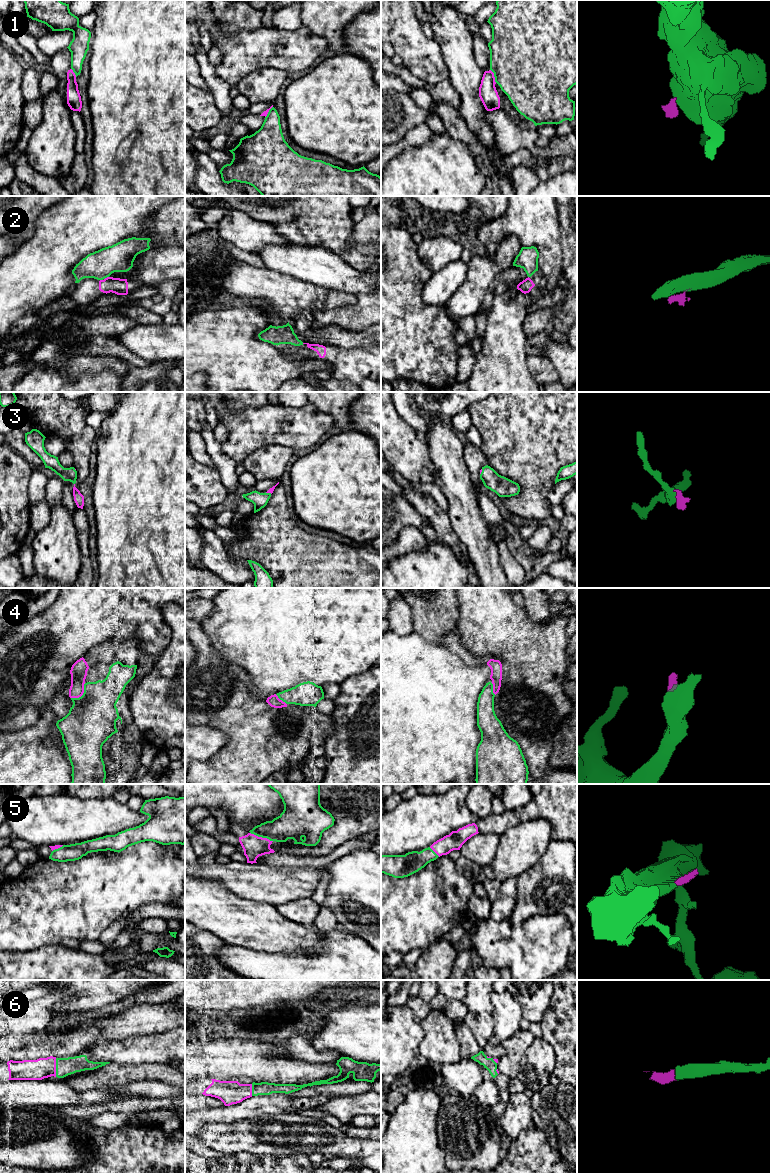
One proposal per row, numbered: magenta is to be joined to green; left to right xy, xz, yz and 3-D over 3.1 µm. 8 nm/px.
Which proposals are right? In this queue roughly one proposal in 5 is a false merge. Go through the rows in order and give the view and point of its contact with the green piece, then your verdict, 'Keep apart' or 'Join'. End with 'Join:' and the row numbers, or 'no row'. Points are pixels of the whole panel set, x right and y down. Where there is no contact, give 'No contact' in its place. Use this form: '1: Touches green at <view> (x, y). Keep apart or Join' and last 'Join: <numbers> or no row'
1: Touches green at yz (494, 76). Keep apart
2: Touches green at xy (106, 277). Keep apart
3: Touches green at xz (268, 493). Join
4: Touches green at xy (83, 694). Join
5: Touches green at xz (262, 837). Join
6: Touches green at xy (56, 1067). Join
Join: 3, 4, 5, 6

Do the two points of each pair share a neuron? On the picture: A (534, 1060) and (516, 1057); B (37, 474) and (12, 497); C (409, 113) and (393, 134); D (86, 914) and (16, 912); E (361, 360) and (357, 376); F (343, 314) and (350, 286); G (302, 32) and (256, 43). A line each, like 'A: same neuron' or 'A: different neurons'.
A: different neurons
B: different neurons
C: same neuron
D: same neuron
E: same neuron
F: different neurons
G: same neuron

